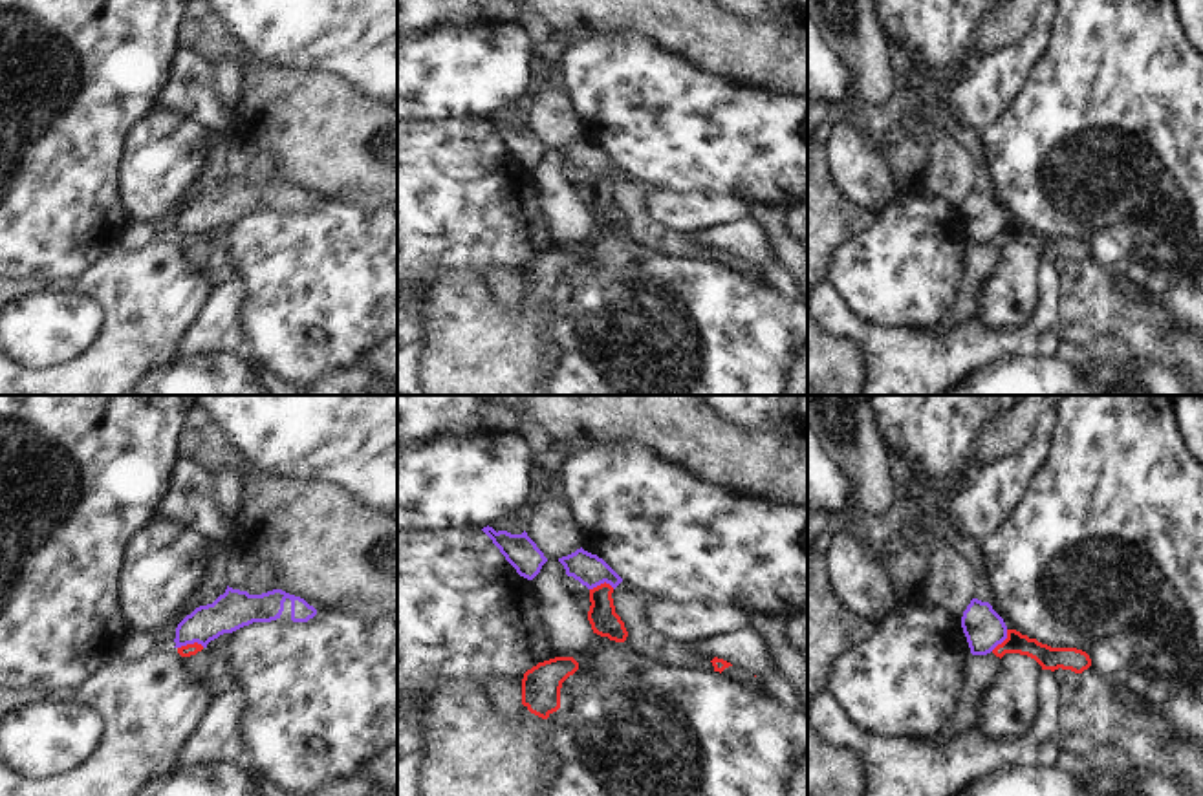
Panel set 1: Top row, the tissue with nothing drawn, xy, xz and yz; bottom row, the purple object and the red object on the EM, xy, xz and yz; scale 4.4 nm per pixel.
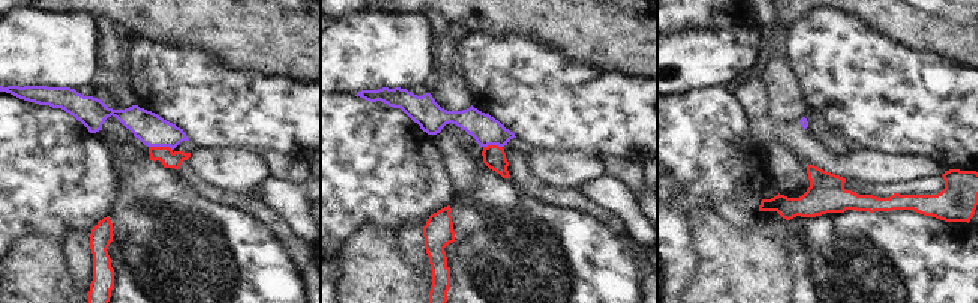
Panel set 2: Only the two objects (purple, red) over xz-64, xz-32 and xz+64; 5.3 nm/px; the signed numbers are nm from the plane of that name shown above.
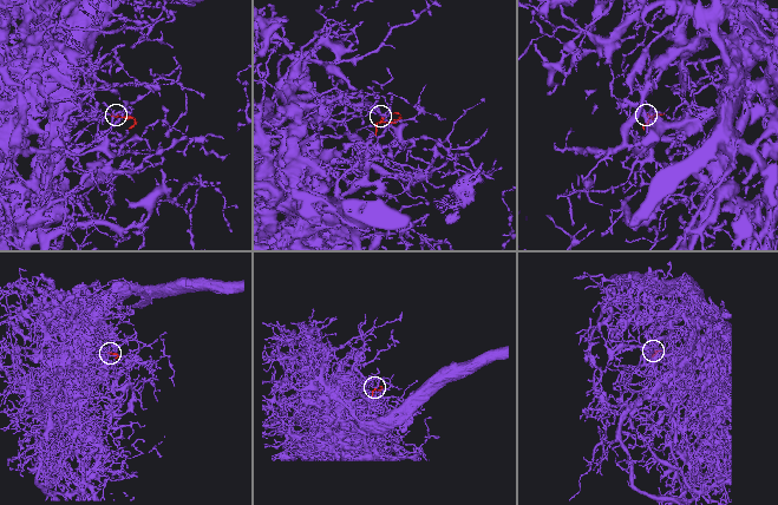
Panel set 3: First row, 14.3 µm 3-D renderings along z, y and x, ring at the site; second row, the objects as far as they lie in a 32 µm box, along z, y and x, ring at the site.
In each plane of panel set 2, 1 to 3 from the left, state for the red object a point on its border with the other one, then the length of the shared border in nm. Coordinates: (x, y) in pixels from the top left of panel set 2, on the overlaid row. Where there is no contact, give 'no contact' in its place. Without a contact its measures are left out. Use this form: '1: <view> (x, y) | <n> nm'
1: xz-64 (161, 146) | 130 nm
2: xz-32 (492, 144) | 100 nm
3: no contact

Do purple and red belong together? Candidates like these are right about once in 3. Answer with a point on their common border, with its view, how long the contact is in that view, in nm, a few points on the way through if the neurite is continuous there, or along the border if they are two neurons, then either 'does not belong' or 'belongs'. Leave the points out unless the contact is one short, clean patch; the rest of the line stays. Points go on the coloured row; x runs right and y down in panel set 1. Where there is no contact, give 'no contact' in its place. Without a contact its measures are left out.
meets purple in xy at (191, 643); contact 120 nm long; border along xy (204, 646), (195, 643), (178, 648); does not belong

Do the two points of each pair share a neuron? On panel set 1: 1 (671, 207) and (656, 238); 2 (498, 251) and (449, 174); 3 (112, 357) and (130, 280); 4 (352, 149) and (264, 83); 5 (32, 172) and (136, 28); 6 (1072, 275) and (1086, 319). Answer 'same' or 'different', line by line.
1: different
2: same
3: same
4: same
5: same
6: same

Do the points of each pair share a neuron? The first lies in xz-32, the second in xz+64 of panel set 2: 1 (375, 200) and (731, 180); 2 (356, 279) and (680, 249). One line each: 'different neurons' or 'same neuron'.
1: same neuron
2: different neurons

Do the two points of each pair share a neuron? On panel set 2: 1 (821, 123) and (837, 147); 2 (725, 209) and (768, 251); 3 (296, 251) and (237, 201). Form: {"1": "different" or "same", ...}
{"1": "same", "2": "different", "3": "same"}

